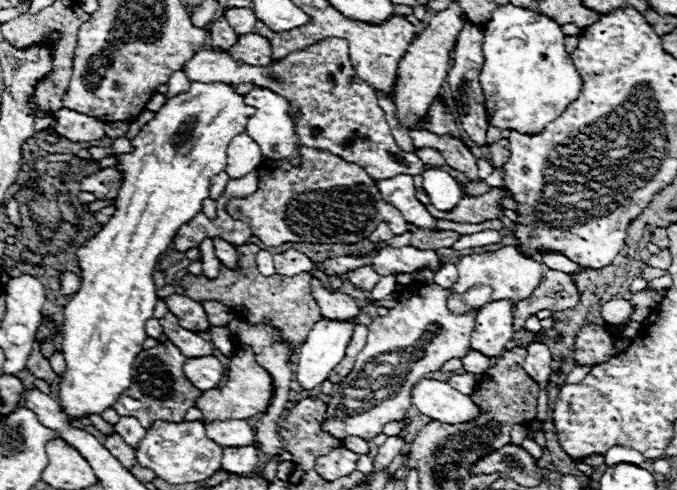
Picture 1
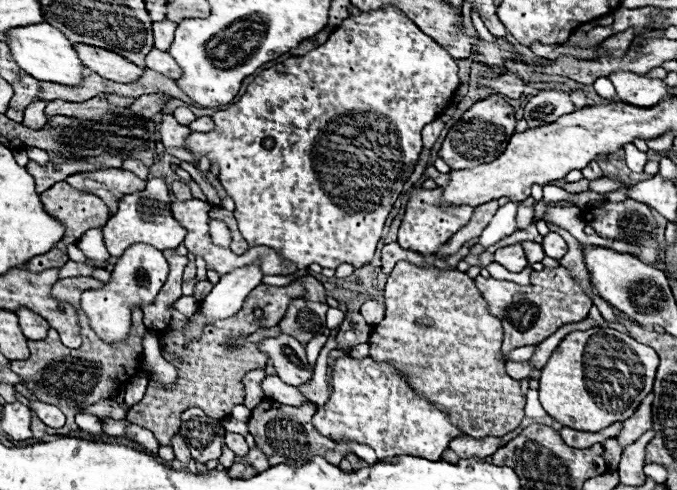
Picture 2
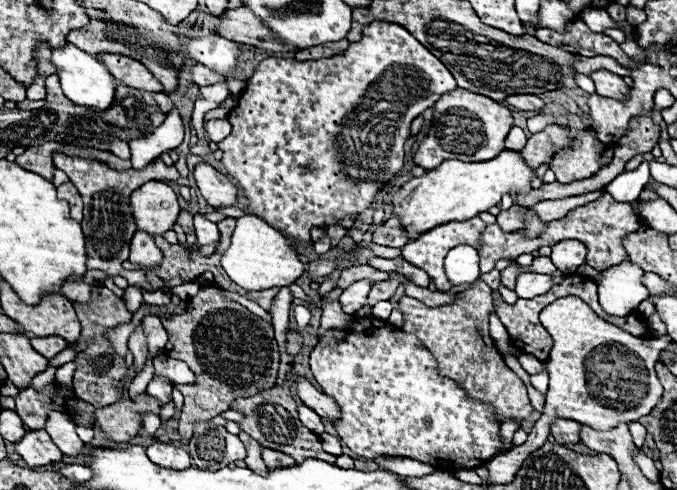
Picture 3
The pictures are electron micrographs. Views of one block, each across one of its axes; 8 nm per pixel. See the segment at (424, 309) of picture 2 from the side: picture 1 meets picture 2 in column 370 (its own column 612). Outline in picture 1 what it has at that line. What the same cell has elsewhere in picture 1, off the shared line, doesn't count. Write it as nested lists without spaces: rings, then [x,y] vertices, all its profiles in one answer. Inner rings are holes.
[[[628,322],[620,334],[610,334],[606,326],[584,324],[576,330],[574,360],[578,366],[604,364],[616,356],[616,342],[622,338],[634,338],[640,330],[640,322]]]

